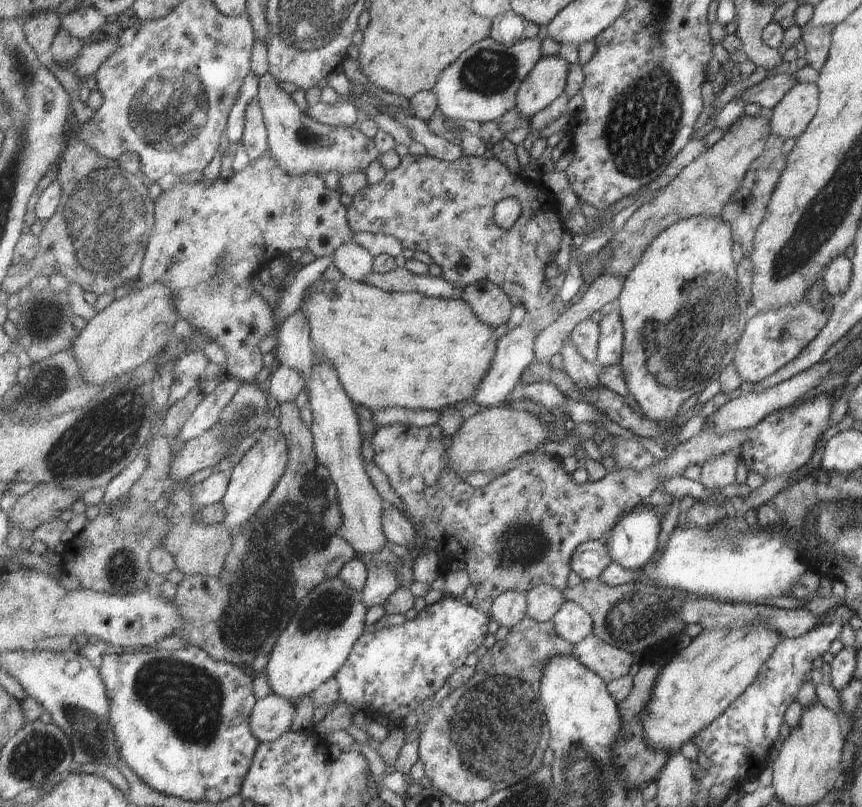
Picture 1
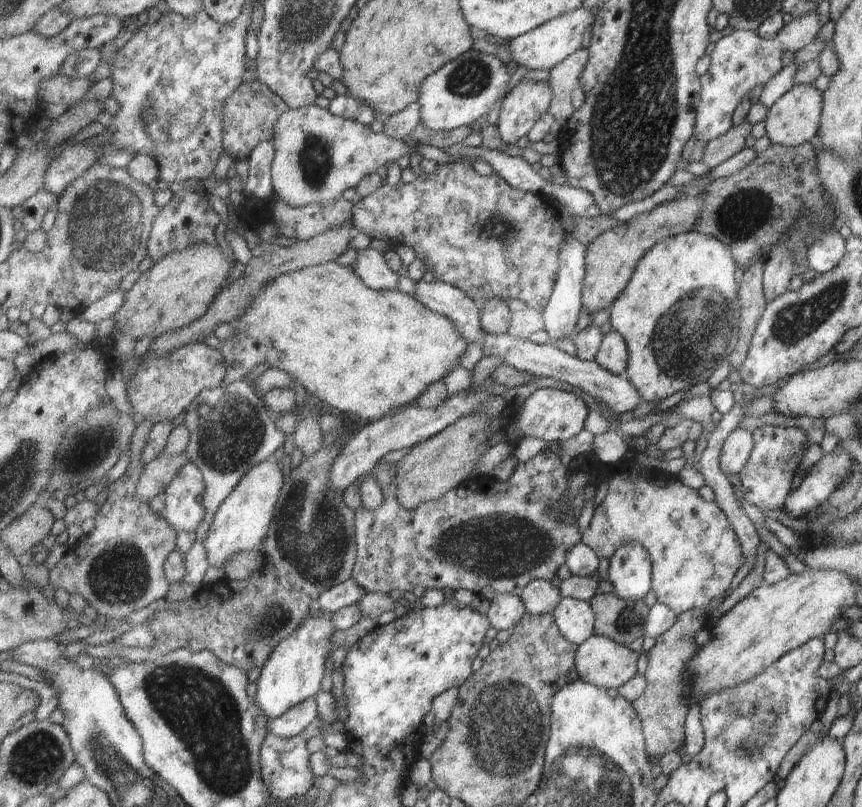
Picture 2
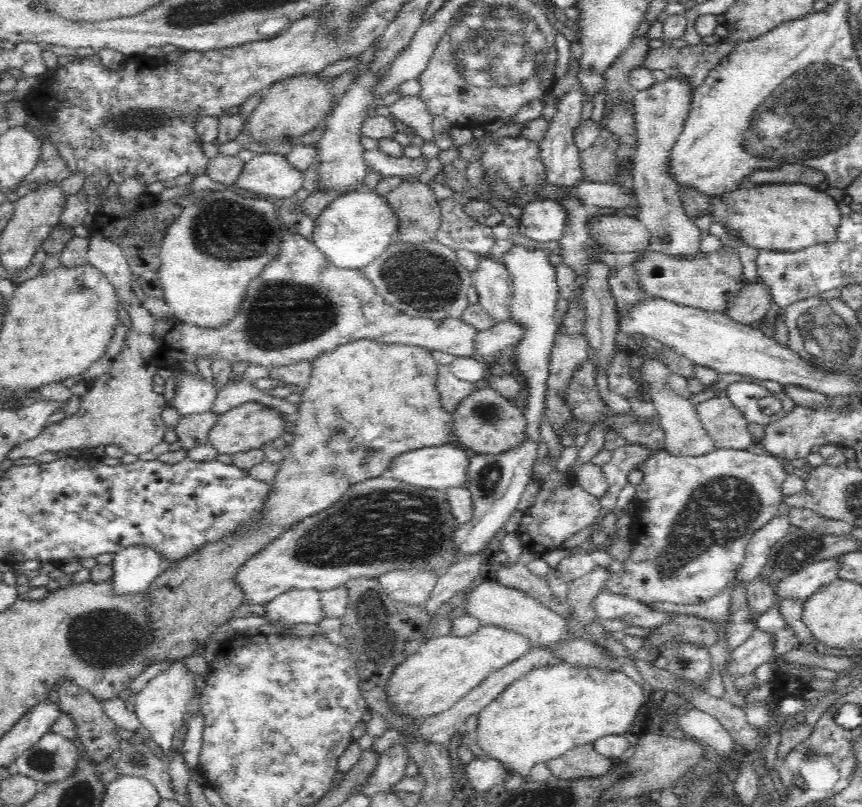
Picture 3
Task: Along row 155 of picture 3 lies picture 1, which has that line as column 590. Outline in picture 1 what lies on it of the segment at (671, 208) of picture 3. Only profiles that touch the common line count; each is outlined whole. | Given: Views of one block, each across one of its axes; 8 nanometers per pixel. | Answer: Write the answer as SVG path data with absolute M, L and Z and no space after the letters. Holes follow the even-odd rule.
M598 635L589 636L575 645L574 654L583 666L593 670L605 683L628 676L633 664L638 662L638 656L617 646L610 646Z

